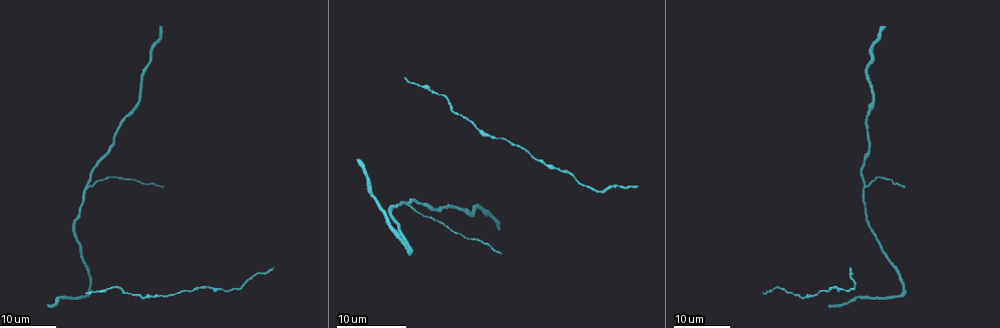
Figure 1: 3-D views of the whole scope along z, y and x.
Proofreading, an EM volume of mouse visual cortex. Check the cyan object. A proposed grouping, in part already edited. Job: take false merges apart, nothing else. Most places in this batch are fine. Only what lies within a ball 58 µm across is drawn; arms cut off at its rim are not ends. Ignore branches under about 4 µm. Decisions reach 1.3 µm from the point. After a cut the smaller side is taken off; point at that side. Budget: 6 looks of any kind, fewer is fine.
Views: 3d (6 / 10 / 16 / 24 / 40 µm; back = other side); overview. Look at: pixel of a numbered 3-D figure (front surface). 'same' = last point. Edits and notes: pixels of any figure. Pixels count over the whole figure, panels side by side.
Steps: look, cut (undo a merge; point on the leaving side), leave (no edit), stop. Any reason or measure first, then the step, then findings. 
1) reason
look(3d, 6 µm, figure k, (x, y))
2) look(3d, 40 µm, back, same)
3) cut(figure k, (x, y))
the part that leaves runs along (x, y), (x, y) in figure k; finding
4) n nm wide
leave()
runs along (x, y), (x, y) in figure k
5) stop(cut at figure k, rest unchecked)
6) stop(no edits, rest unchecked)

two arms in line, one across
look(3d, 16 µm, figure 1, (91, 186))

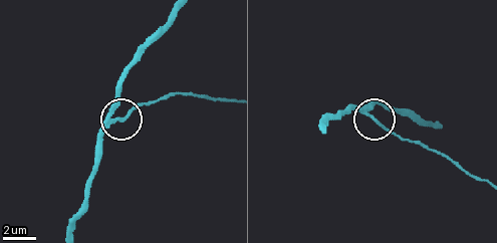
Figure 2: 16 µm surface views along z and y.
look(3d, 10 µm, figure 2, (116, 121))

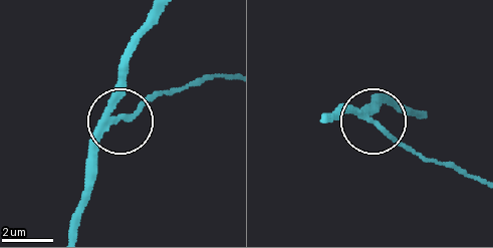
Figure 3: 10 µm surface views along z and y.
3 arms
cut(figure 3, (141, 101))
the part that leaves runs along (115, 122), (153, 98), (230, 77) in figure 3; a second neuron is stuck on

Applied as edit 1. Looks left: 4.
thin neck
look(3d, 16 µm, figure 1, (556, 170))

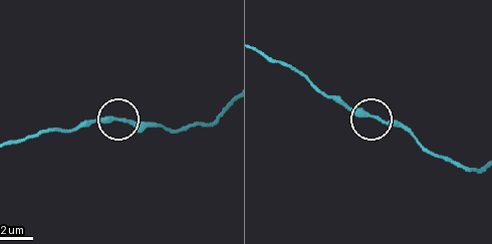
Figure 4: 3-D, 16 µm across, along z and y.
look(3d, 6 µm, figure 4, (121, 120))

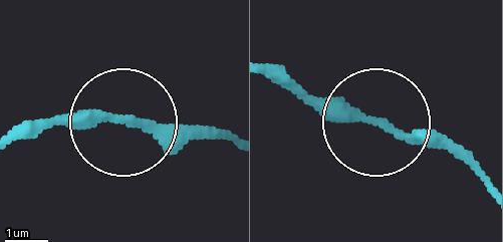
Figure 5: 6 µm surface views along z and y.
leave()
runs along (16, 138), (59, 124), (218, 135) in figure 5; one neuron here

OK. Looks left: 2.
calibre changes
look(3d, 16 µm, figure 1, (448, 100))

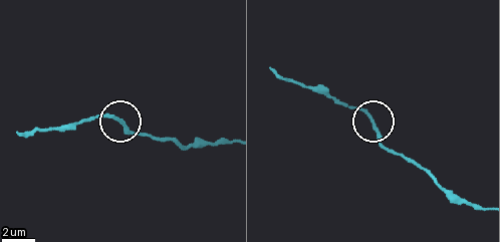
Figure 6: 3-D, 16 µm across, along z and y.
zoom in
look(3d, 6 µm, figure 6, (118, 120))

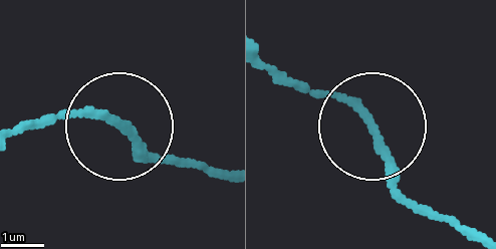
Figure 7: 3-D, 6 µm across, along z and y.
leave()
all the same neuron

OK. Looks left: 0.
stop(cut at figure 3, rest unchecked)

